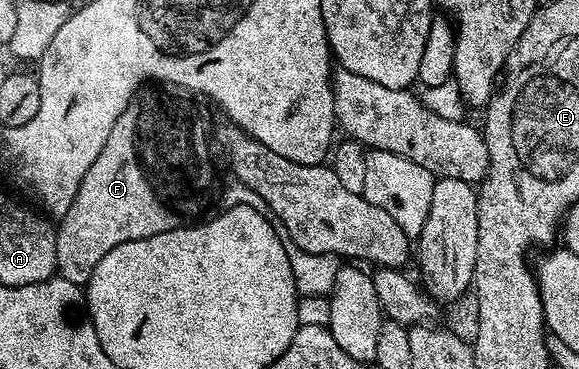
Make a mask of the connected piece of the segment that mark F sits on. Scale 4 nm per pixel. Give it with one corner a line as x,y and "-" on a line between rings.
130,110
122,113
119,121
115,121
111,129
111,137
107,137
107,145
93,161
79,185
79,193
75,193
75,201
71,201
71,209
67,209
65,215
60,216
57,232
57,269
56,274
62,279
78,285
88,284
91,273
115,245
125,245
127,241
139,241
147,237
155,237
159,233
167,233
179,226
174,214
161,208
161,204
153,200
152,192
149,192
133,156
136,111

